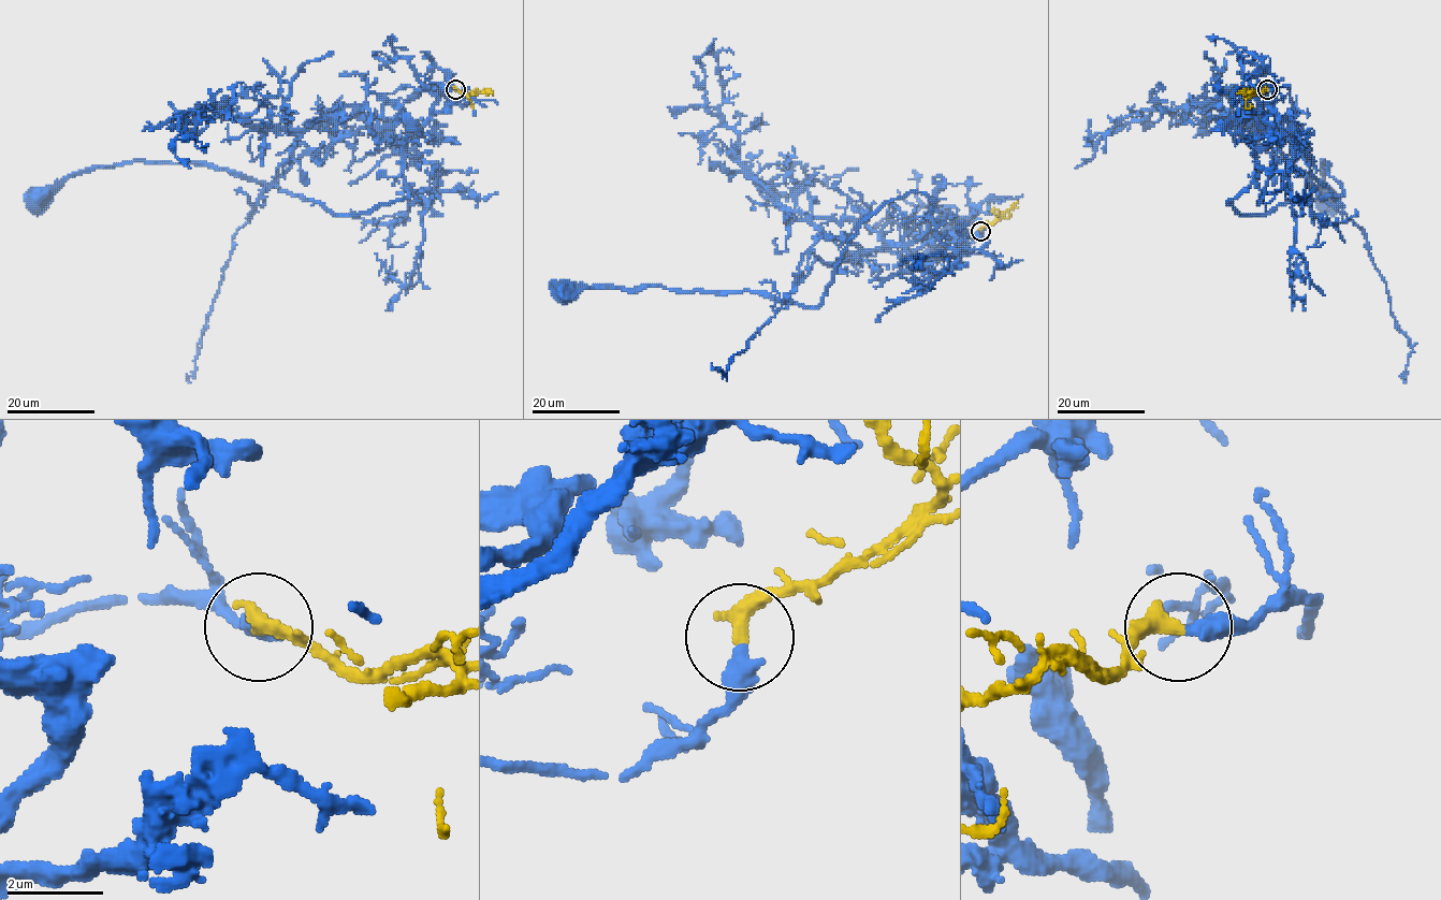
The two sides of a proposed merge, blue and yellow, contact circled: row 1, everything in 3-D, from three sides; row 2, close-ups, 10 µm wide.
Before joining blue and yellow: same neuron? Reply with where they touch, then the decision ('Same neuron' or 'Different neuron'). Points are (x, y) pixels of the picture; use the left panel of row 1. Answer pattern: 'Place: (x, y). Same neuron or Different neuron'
Place: (455, 89). Same neuron

